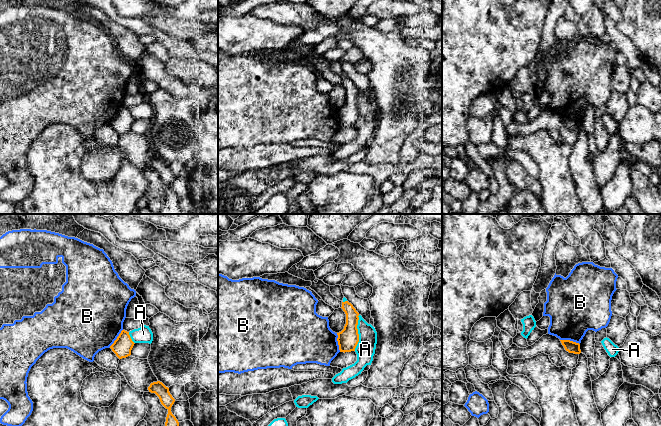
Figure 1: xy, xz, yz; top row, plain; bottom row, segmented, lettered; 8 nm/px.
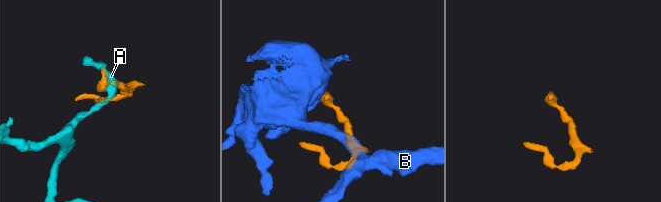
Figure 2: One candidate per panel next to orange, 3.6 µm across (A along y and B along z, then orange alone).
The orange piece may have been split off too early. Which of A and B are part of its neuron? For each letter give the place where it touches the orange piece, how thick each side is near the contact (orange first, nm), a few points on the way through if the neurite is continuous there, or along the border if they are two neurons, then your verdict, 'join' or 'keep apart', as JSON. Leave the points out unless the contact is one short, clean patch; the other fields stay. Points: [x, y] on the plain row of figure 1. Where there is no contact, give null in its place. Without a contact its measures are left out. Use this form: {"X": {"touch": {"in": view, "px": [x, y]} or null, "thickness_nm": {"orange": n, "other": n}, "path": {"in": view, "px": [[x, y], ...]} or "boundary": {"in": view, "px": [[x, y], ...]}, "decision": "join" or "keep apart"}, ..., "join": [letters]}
{"A": {"touch": {"in": "xz", "px": [357, 109]}, "thickness_nm": {"orange": 170, "other": 160}, "boundary": {"in": "xz", "px": [[359, 91], [357, 99], [358, 119], [354, 126]]}, "decision": "keep apart"}, "B": {"touch": {"in": "yz", "px": [569, 116]}, "thickness_nm": {"orange": 100, "other": 400}, "boundary": {"in": "yz", "px": [[560, 115], [569, 115], [579, 120]]}, "decision": "keep apart"}, "join": []}

